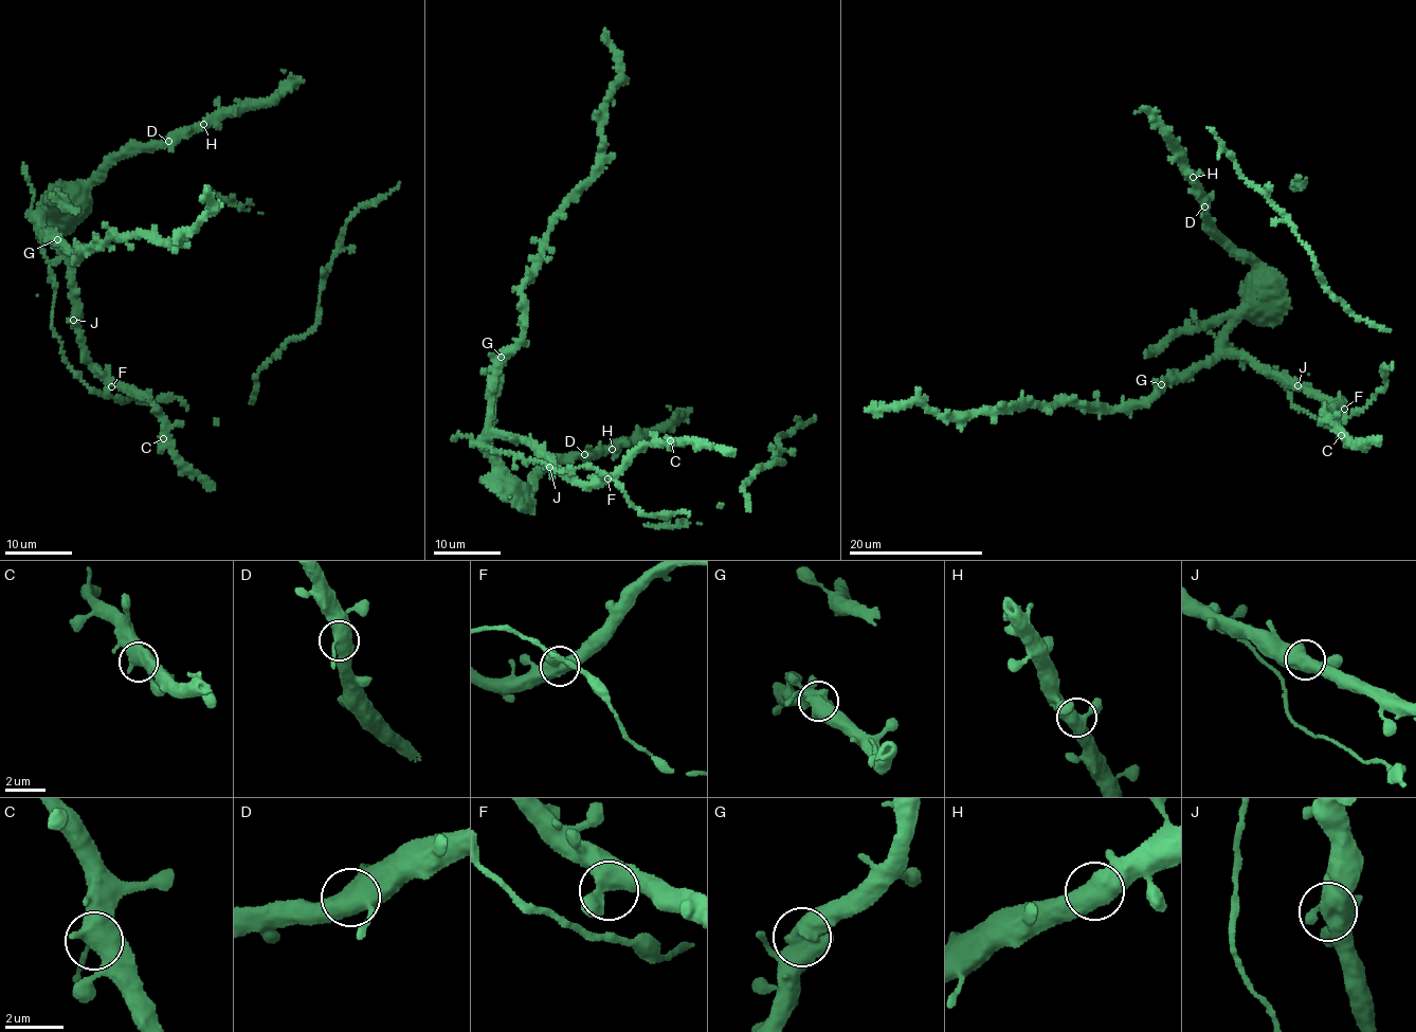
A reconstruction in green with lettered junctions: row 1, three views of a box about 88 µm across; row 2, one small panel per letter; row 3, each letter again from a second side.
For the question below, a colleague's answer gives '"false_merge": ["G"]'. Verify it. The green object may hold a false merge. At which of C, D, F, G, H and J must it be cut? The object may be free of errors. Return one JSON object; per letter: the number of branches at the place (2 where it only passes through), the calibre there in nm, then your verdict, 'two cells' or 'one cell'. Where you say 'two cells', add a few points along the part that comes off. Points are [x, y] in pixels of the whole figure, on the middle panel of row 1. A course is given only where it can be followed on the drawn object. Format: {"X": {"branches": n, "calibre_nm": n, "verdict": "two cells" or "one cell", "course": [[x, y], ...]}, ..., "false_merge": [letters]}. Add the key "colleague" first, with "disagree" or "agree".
{"colleague": "disagree", "C": {"branches": 3, "calibre_nm": 500, "verdict": "one cell"}, "D": {"branches": 3, "calibre_nm": 480, "verdict": "one cell"}, "F": {"branches": 3, "calibre_nm": 480, "verdict": "one cell"}, "G": {"branches": 3, "calibre_nm": 550, "verdict": "one cell"}, "H": {"branches": 3, "calibre_nm": 480, "verdict": "one cell"}, "J": {"branches": 3, "calibre_nm": 550, "verdict": "one cell"}, "false_merge": []}

